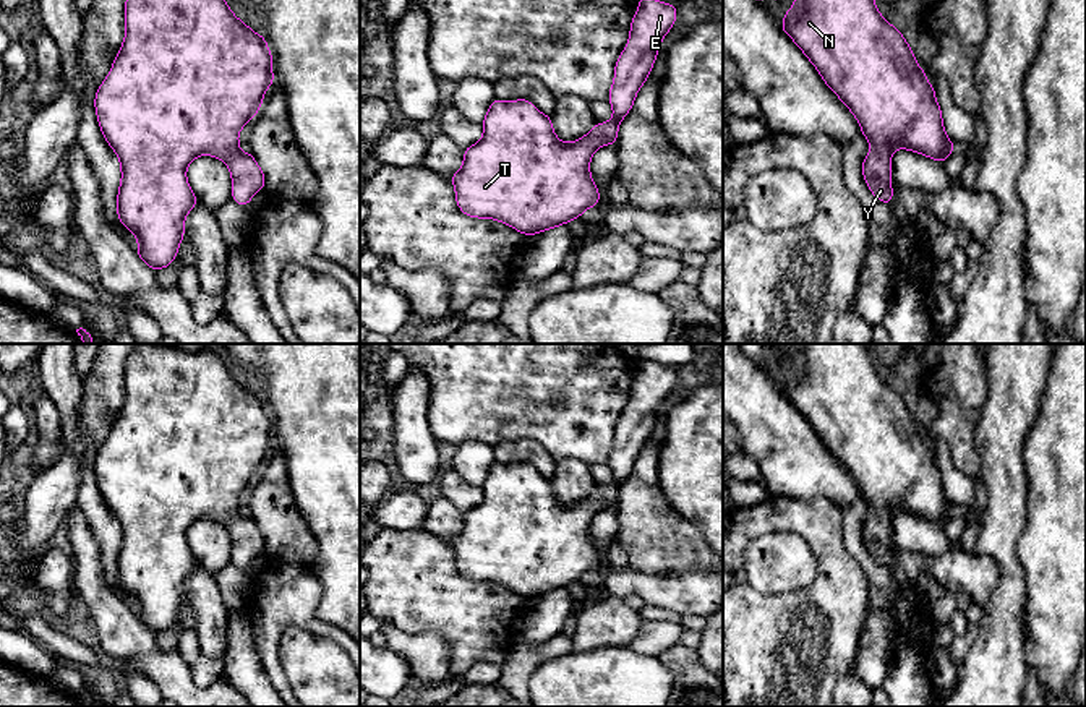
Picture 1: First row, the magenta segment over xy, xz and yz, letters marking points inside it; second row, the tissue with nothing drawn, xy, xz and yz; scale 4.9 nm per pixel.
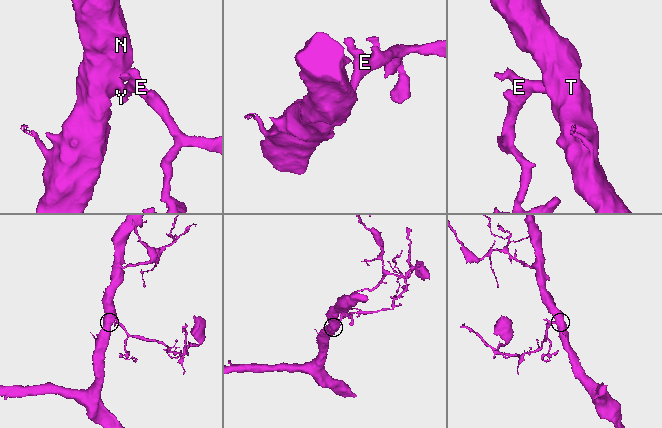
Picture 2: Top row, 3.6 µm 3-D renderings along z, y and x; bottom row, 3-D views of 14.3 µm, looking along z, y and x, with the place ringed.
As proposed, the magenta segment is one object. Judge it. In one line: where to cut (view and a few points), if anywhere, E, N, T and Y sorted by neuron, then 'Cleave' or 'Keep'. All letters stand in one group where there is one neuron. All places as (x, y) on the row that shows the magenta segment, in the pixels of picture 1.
No split. Groups: E N T Y. Keep

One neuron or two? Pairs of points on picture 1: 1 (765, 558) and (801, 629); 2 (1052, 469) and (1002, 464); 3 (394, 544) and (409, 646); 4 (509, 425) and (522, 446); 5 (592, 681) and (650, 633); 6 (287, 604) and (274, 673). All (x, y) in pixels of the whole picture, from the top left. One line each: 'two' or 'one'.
1: two
2: two
3: two
4: two
5: two
6: one

